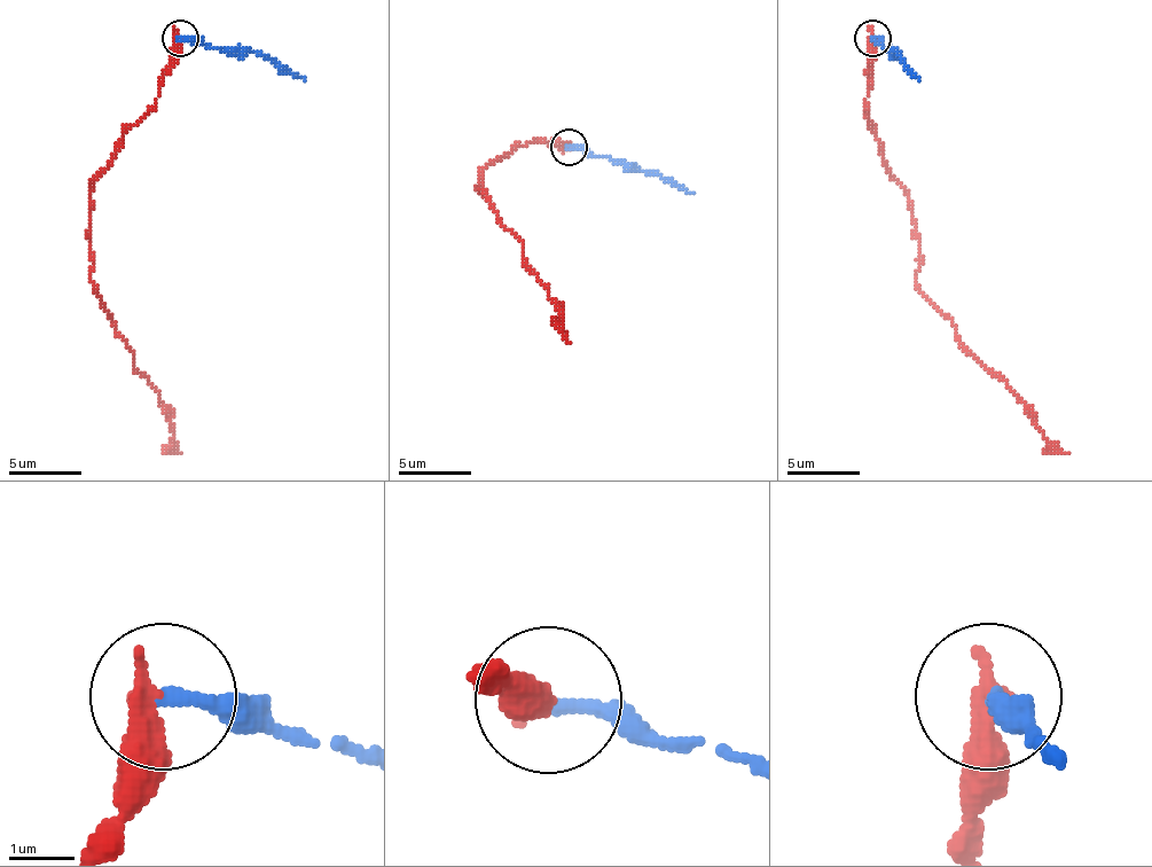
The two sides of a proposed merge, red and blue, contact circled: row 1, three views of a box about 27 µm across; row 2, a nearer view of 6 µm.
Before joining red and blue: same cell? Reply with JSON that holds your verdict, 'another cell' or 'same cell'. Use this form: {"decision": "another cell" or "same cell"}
{"decision": "another cell"}

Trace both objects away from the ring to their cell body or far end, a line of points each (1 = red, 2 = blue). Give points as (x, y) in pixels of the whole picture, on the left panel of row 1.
1: (181, 37), (177, 59), (89, 190), (89, 281), (151, 383), (170, 423), (173, 450), (181, 453)
2: (181, 37), (195, 37), (206, 48), (261, 52), (305, 80)

